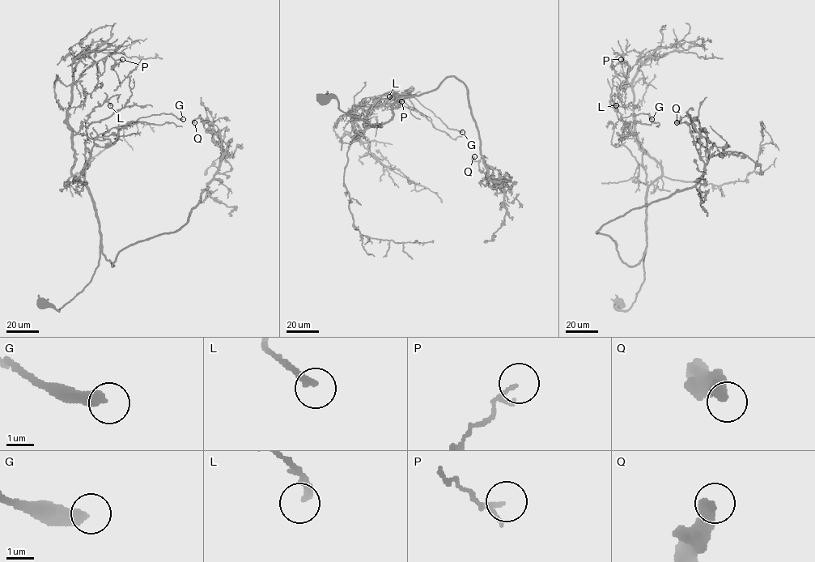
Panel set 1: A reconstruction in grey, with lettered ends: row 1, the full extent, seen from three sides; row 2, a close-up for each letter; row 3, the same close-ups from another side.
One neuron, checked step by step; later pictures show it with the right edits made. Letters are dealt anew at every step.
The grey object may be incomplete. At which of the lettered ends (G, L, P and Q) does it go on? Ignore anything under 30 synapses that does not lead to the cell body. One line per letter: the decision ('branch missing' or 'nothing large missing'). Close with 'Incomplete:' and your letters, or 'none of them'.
G: nothing large missing
L: nothing large missing
P: nothing large missing
Q: nothing large missing
Incomplete: none of them

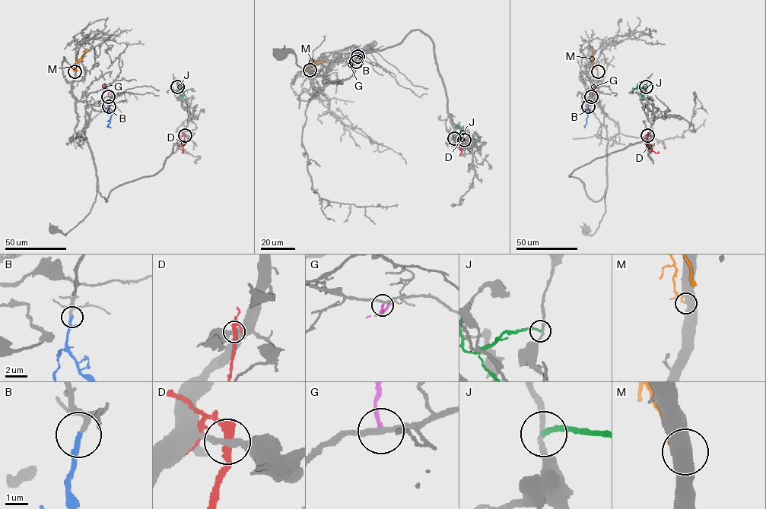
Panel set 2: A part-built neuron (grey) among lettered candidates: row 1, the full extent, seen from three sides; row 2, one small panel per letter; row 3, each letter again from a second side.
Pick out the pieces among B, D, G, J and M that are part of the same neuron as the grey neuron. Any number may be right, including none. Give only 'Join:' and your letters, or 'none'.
Join: B

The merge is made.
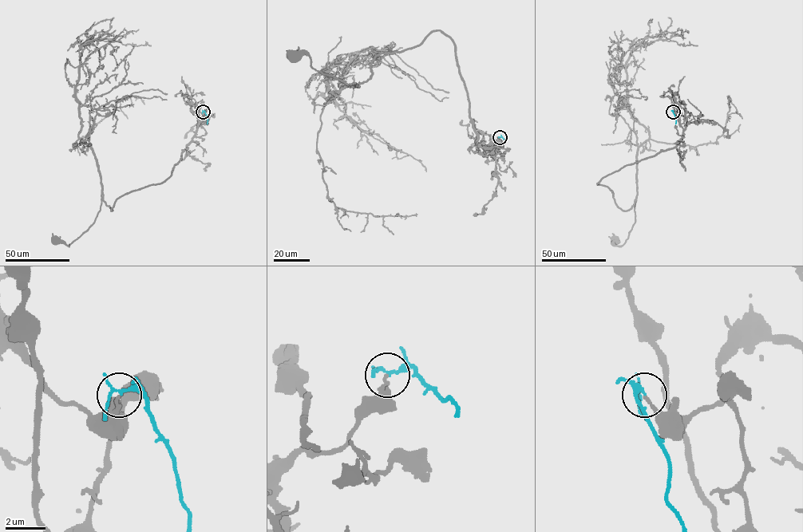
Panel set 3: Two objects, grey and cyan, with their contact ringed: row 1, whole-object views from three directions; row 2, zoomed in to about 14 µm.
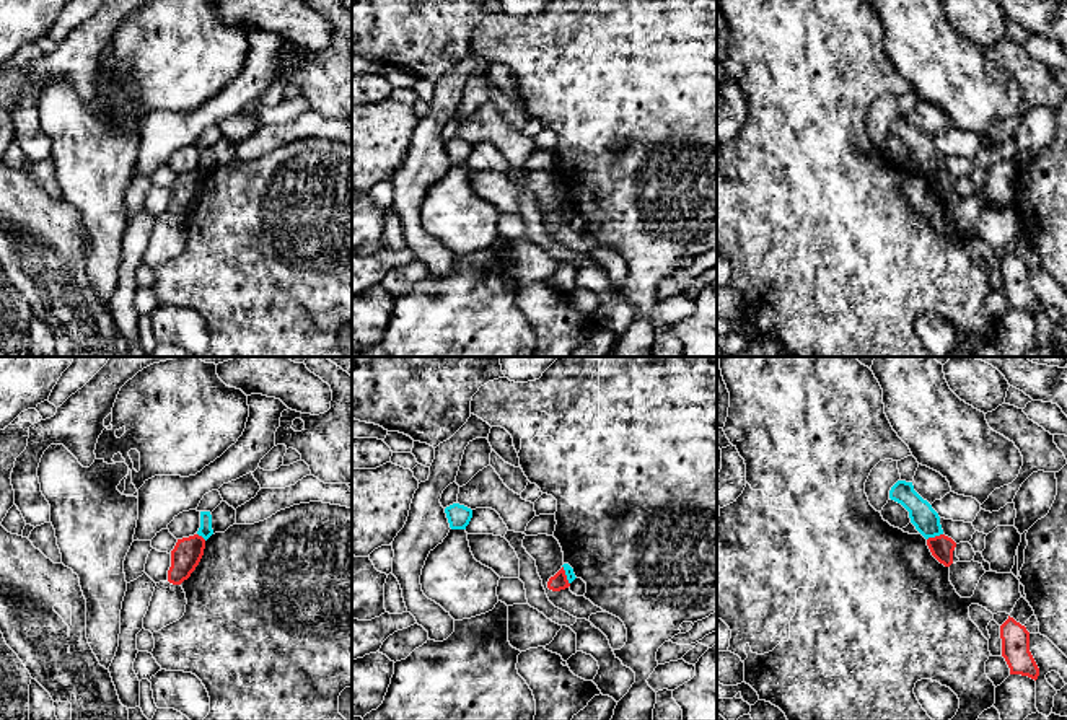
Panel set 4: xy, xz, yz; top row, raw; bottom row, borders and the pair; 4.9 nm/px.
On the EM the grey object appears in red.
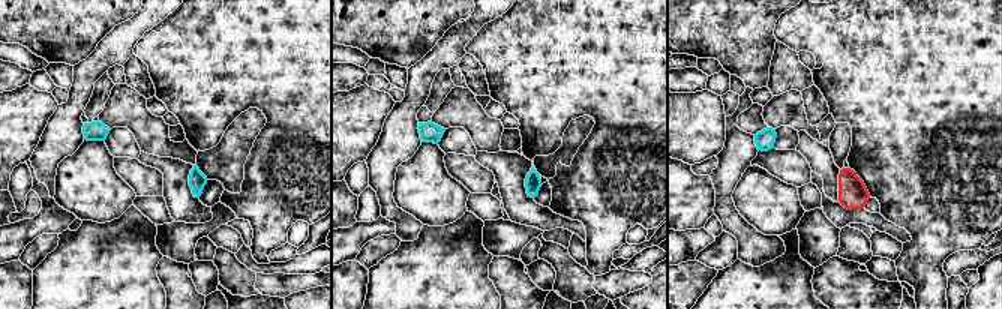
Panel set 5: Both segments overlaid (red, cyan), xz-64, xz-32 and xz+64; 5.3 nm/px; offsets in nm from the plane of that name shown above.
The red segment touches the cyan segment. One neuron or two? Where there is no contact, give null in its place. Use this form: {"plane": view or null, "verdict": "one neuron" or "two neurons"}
{"plane": "yz", "verdict": "two neurons"}

